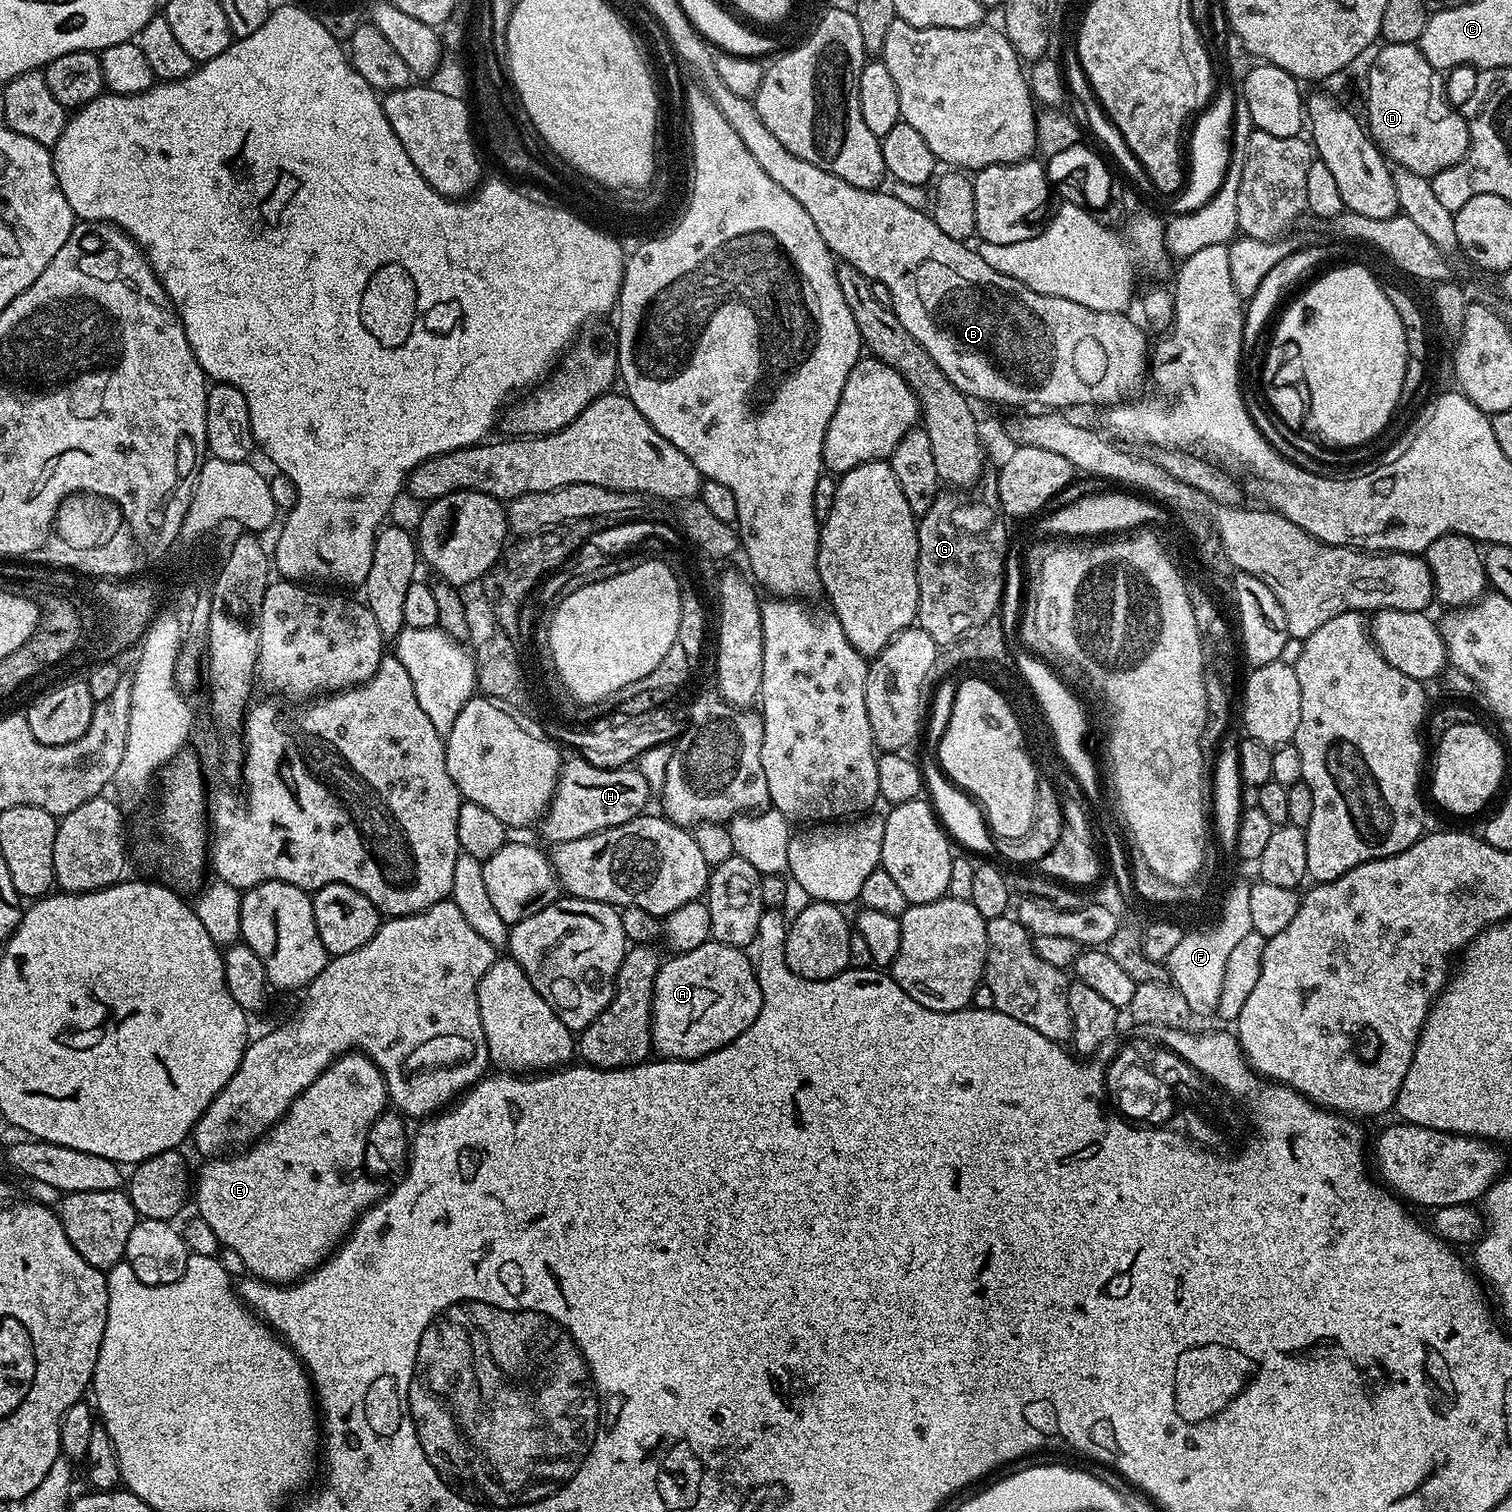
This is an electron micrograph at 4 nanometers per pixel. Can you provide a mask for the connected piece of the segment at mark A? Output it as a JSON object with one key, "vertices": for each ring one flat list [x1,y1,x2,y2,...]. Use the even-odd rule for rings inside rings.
{"vertices":[[710,938,694,950,669,957,661,963,652,991,652,1046,657,1057,697,1060,734,1042,734,1038,758,1018,758,1010,762,1010,762,990,758,986,753,961,745,949]]}

